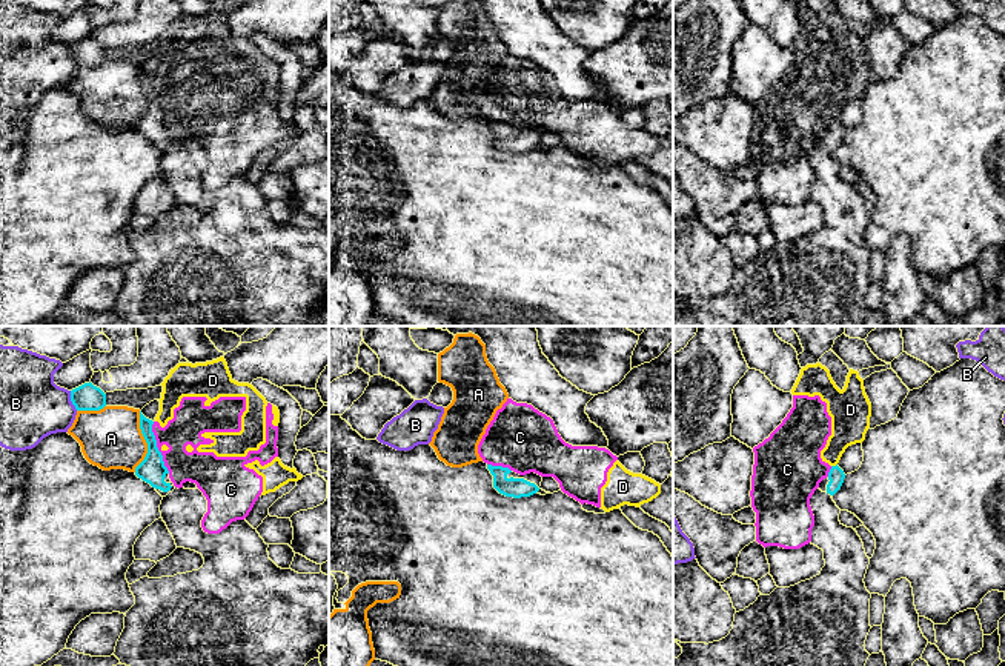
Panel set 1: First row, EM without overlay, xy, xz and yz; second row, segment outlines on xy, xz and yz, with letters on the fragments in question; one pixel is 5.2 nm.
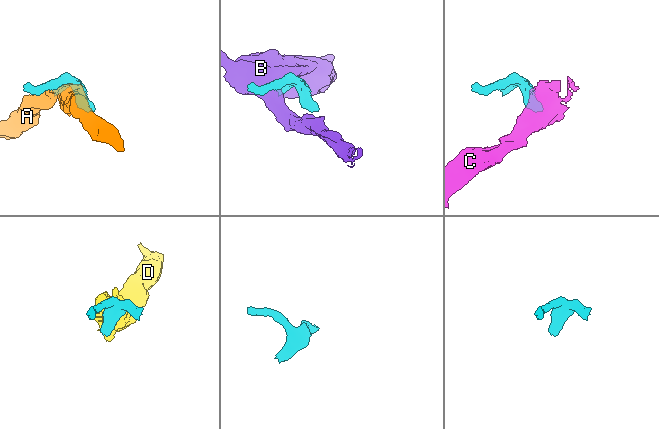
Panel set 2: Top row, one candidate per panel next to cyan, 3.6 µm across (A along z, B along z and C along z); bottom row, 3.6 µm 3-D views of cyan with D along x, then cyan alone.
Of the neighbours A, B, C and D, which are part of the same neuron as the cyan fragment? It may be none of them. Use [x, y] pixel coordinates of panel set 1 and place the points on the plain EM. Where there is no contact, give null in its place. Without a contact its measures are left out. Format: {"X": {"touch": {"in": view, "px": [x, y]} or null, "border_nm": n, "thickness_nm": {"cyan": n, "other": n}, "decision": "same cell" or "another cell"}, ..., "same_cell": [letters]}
{"A": {"touch": {"in": "xy", "px": [146, 97]}, "border_nm": 320, "thickness_nm": {"cyan": 140, "other": 320}, "decision": "another cell"}, "B": {"touch": {"in": "xy", "px": [71, 56]}, "border_nm": 110, "thickness_nm": {"cyan": 140, "other": 340}, "decision": "another cell"}, "C": {"touch": {"in": "xy", "px": [157, 103]}, "border_nm": 280, "thickness_nm": {"cyan": 140, "other": 190}, "decision": "another cell"}, "D": {"touch": {"in": "yz", "px": [833, 122]}, "border_nm": 40, "thickness_nm": {"cyan": 90, "other": 200}, "decision": "another cell"}, "same_cell": []}

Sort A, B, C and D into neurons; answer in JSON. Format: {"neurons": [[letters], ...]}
{"neurons": [["A"], ["B"], ["C", "D"]]}

